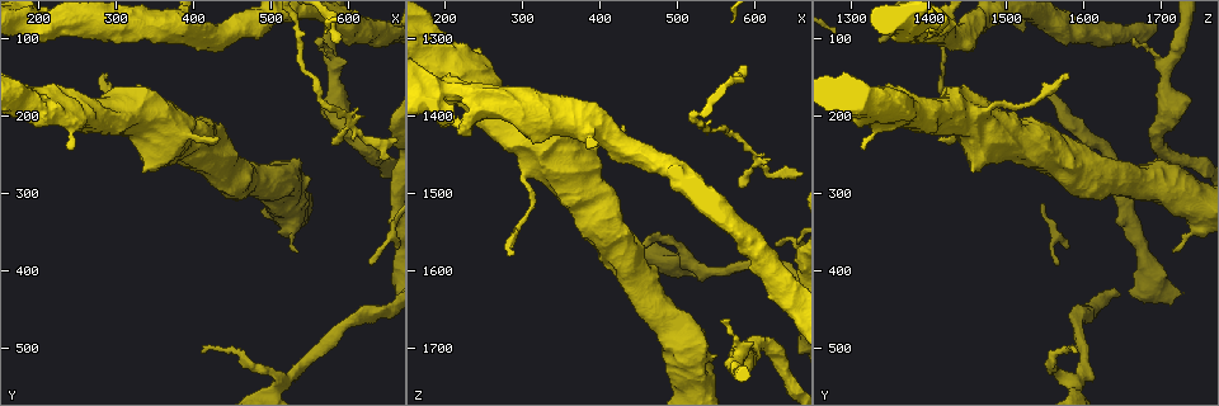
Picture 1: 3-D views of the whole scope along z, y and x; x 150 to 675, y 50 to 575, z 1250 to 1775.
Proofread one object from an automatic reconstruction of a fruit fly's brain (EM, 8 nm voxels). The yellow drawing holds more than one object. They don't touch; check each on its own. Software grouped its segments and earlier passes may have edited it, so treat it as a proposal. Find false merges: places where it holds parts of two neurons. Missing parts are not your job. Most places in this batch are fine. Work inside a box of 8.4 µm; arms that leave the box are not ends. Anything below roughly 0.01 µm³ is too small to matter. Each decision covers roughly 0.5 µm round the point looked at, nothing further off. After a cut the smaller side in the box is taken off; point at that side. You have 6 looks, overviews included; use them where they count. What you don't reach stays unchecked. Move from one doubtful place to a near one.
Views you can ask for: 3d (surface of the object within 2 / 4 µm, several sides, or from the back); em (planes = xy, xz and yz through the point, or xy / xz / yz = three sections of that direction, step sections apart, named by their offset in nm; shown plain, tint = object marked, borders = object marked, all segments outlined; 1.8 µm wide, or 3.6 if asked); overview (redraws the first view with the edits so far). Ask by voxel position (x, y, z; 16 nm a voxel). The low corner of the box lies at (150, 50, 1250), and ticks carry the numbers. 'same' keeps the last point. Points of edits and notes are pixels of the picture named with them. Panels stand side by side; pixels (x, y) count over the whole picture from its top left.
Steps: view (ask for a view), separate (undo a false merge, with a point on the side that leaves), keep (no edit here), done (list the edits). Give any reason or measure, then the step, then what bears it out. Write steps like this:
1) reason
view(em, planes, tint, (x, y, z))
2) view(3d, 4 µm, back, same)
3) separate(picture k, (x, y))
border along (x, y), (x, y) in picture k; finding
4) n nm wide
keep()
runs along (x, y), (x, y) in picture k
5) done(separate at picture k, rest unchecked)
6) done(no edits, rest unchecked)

a fork
view(3d, 2 µm, (585, 135, 1710))

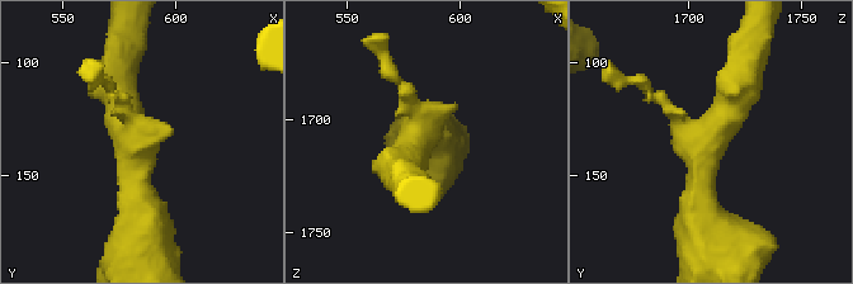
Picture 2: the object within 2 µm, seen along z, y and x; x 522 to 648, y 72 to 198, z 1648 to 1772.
now the EM
view(em, planes, tint, (580, 133, 1707))

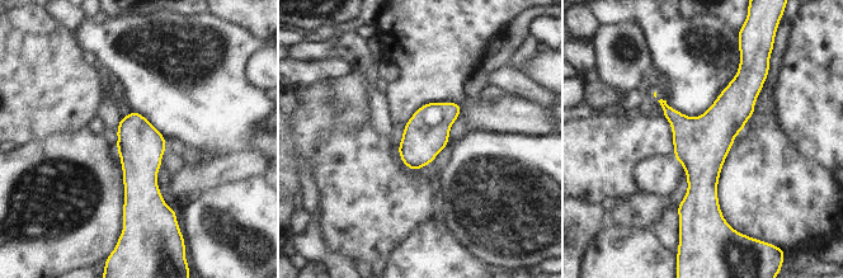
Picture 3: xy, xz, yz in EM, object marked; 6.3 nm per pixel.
280 nm wide
keep()
runs along (742, 72), (702, 144), (698, 215) in picture 3; one neuron here

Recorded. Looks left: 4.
small branch off a trunk
view(em, xy, step 4, tint, (505, 540, 1575))

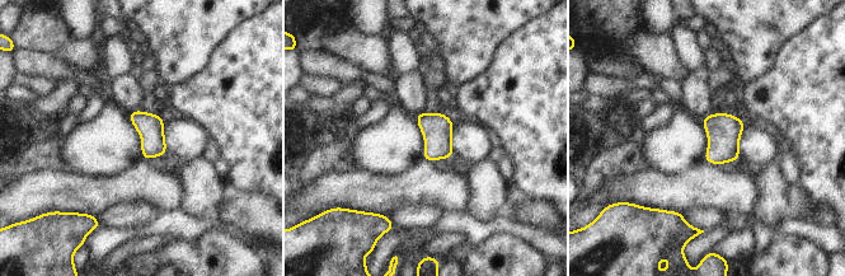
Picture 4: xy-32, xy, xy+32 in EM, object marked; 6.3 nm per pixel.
another direction
view(em, planes, tint, same)

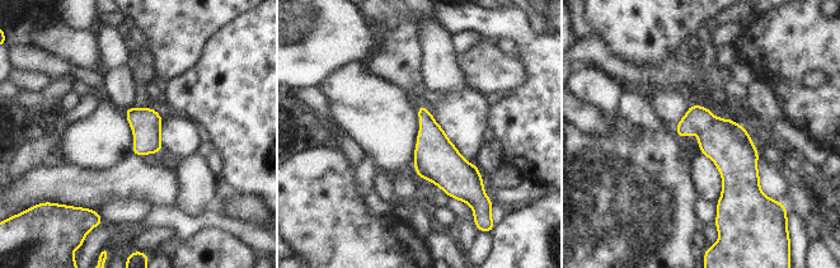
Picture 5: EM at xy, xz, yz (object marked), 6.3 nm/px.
190 nm wide
keep()
all the same neuron

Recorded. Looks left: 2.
done(no edits, rest unchecked)

